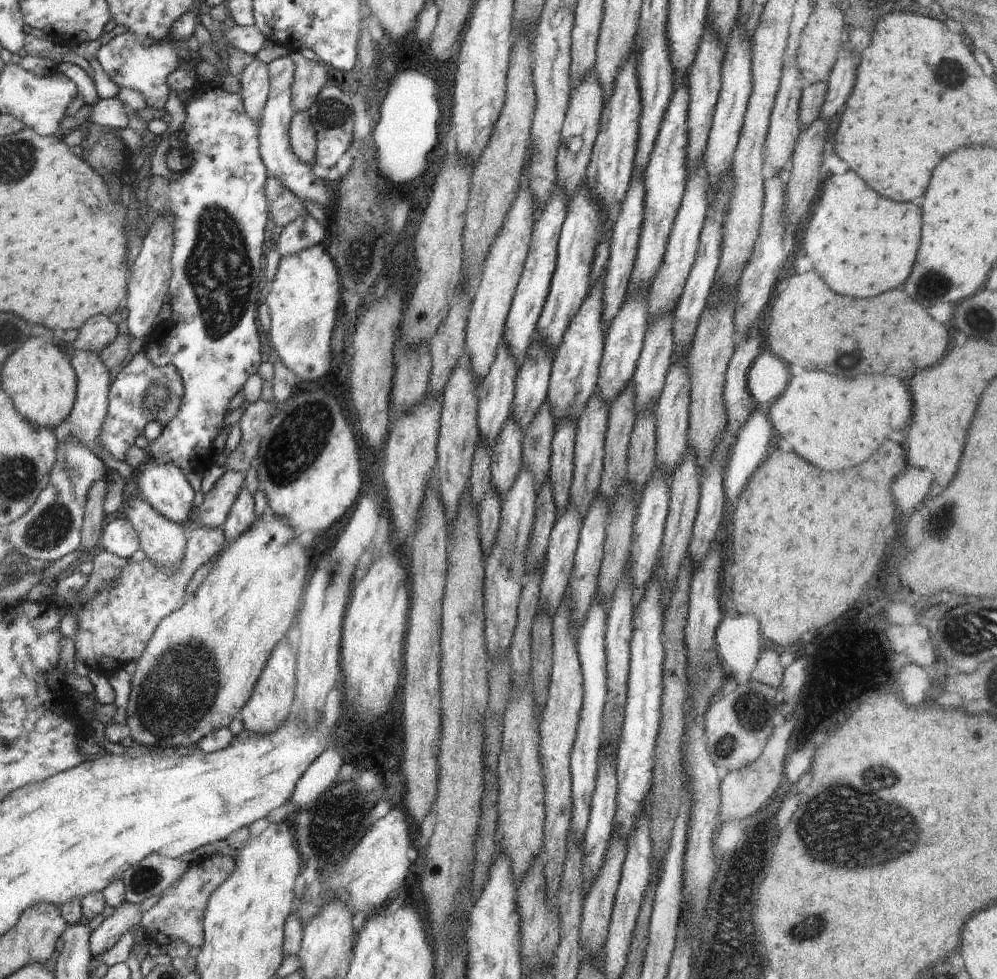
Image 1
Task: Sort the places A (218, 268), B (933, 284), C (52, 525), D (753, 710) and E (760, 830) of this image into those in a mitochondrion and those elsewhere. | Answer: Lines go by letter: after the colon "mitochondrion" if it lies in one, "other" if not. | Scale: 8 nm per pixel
A: mitochondrion
B: mitochondrion
C: mitochondrion
D: mitochondrion
E: other

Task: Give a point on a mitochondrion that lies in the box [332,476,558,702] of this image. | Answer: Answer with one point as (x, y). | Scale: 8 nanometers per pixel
(508, 569)

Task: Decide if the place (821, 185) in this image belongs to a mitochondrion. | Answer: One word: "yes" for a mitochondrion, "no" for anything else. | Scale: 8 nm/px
no

